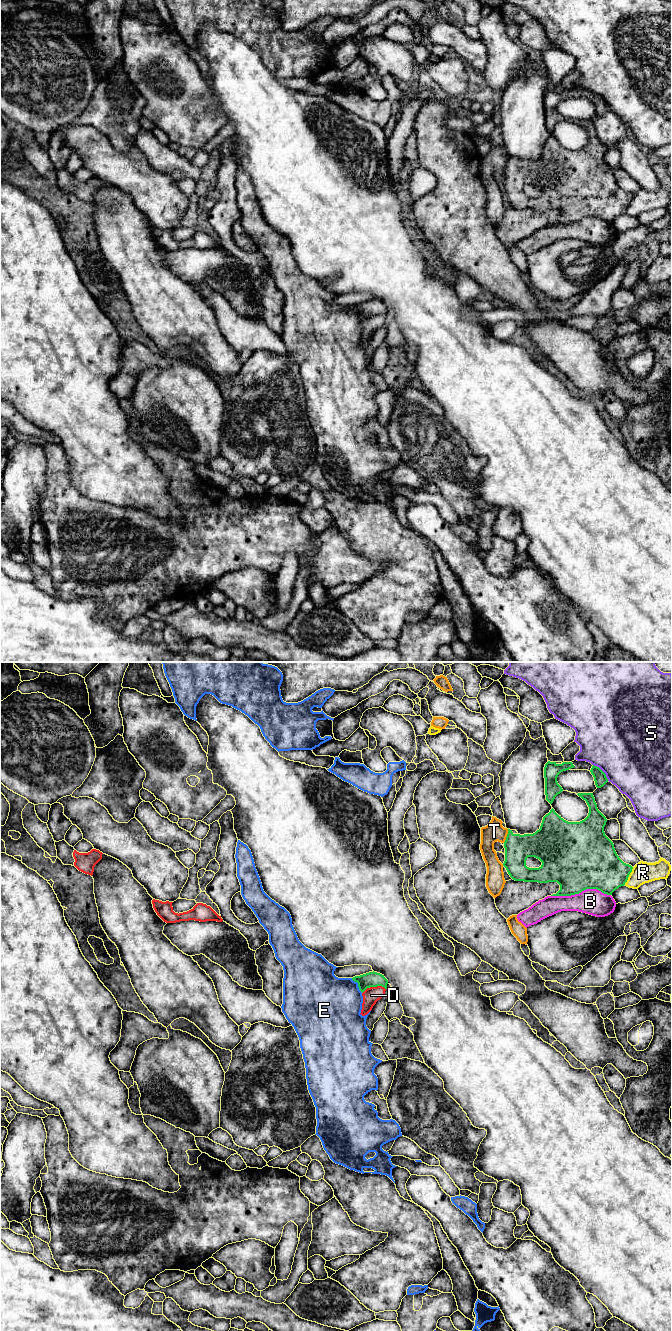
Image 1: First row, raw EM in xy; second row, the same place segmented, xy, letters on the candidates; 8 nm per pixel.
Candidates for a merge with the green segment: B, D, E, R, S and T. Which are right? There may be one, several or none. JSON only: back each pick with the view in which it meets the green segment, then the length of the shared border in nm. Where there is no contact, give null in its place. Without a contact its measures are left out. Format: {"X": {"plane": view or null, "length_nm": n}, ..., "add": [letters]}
{"D": {"plane": "xy", "length_nm": 200}, "add": ["D"]}

